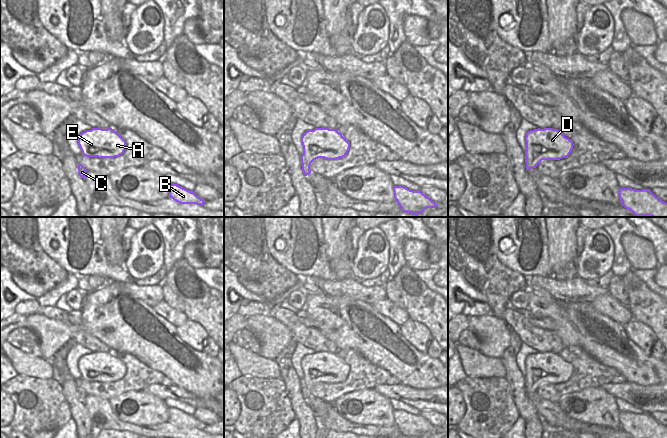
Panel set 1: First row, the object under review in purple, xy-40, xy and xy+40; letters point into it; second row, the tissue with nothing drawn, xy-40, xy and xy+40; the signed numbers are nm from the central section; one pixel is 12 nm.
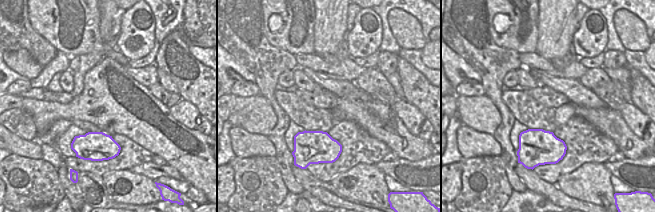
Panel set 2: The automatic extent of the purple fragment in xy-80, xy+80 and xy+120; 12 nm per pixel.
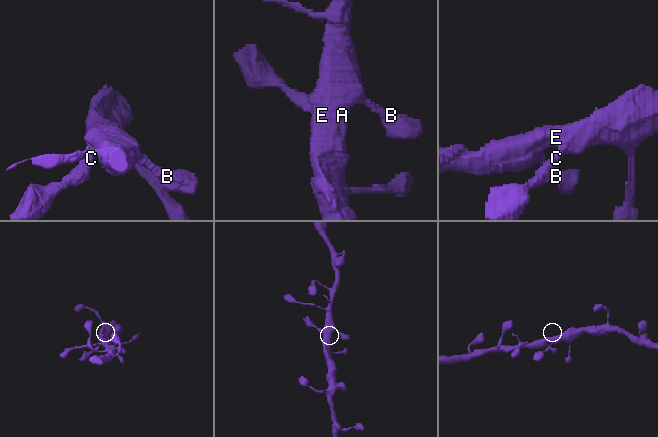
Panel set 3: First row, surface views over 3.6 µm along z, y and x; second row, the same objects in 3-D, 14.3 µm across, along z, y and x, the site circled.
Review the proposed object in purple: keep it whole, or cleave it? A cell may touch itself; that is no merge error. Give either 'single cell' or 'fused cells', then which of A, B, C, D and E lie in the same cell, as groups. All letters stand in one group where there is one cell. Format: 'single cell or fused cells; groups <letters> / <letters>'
single cell; groups A B C D E

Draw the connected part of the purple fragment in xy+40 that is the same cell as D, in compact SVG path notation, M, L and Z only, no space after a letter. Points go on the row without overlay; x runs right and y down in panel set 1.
M534 353L526 357L526 393L536 392L542 384L560 384L569 380L573 366L558 353Z

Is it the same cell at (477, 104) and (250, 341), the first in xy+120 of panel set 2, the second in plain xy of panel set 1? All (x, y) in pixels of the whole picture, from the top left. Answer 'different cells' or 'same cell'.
different cells

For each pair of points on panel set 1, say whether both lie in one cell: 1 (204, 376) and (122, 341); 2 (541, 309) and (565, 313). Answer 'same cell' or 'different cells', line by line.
1: same cell
2: same cell

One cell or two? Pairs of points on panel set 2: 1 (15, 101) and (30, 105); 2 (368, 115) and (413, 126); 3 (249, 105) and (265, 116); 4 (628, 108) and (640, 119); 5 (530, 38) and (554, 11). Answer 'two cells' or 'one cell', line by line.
1: two cells
2: two cells
3: one cell
4: one cell
5: two cells

